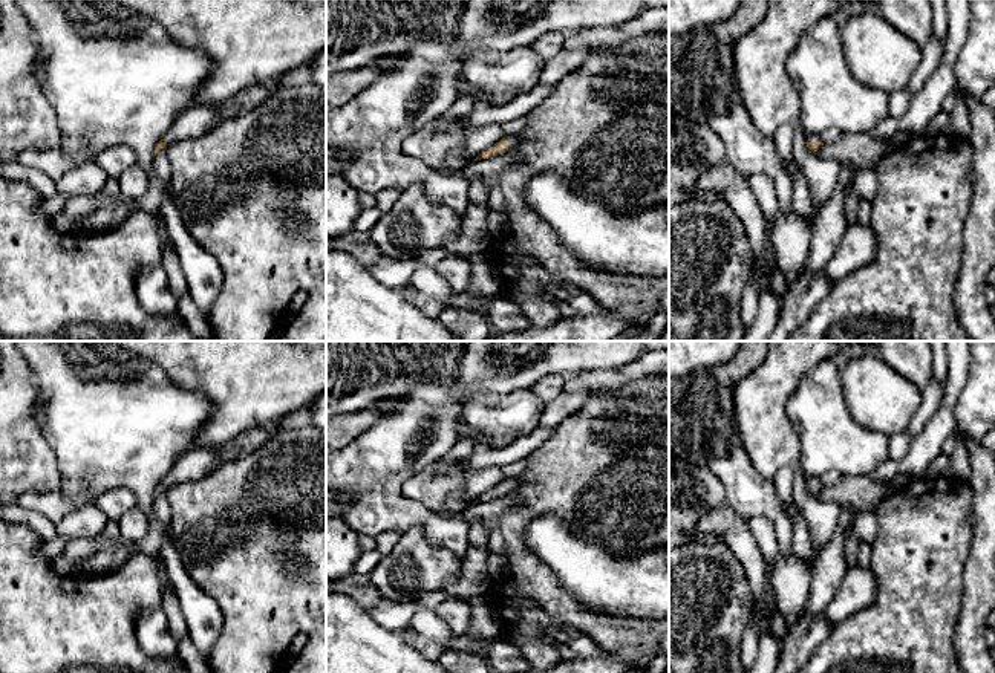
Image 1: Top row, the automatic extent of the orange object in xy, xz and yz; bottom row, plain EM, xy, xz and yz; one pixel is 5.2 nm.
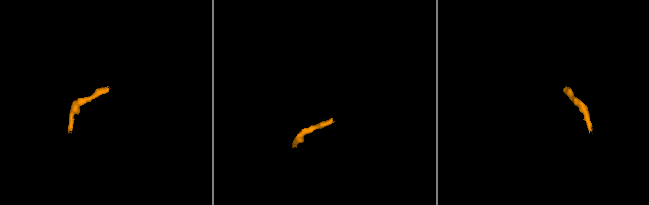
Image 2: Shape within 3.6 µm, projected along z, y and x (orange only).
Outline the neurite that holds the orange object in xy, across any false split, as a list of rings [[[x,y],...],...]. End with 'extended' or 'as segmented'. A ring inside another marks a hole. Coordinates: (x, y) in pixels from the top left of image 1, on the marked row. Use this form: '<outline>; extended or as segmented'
[[[196,104],[181,115],[171,128],[155,147],[155,156],[167,150],[176,141],[199,138],[217,125],[217,110],[211,106]]]; extended

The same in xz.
[[[504,136],[499,142],[496,142],[488,150],[482,151],[475,161],[488,159],[498,154],[504,154],[508,150],[513,150],[519,142],[517,136]]]; extended

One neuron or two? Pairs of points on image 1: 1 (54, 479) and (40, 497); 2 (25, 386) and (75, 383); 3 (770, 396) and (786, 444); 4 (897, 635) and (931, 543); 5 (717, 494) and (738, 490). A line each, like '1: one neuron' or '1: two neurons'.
1: two neurons
2: two neurons
3: one neuron
4: one neuron
5: two neurons

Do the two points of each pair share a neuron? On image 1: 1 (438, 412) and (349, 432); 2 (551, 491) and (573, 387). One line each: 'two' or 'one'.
1: two
2: two

